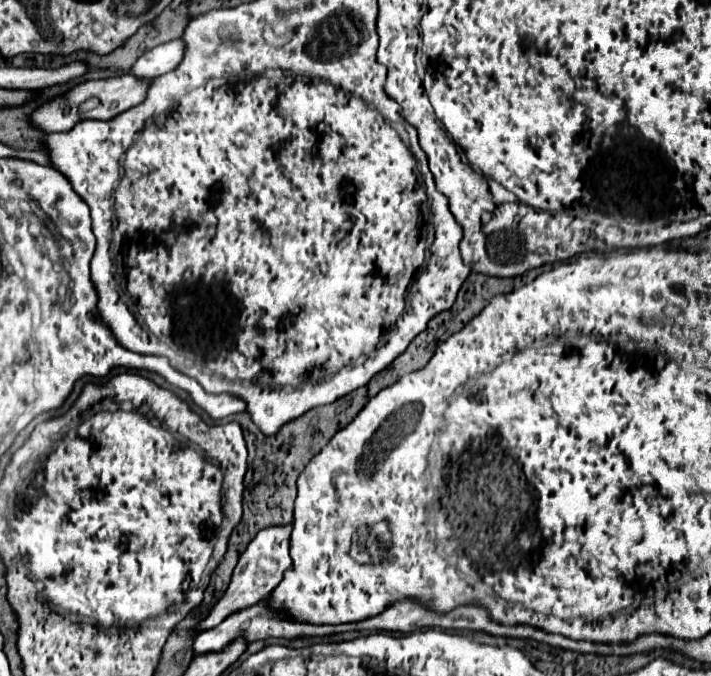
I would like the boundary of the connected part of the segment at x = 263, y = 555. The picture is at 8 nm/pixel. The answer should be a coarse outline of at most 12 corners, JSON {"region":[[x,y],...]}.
{"region":[[293,525],[259,531],[199,631],[255,605],[293,565]]}

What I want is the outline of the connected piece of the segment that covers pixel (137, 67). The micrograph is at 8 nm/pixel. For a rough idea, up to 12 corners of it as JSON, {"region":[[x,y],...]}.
{"region":[[173,39],[133,65],[139,77],[161,77],[183,61],[185,41]]}

